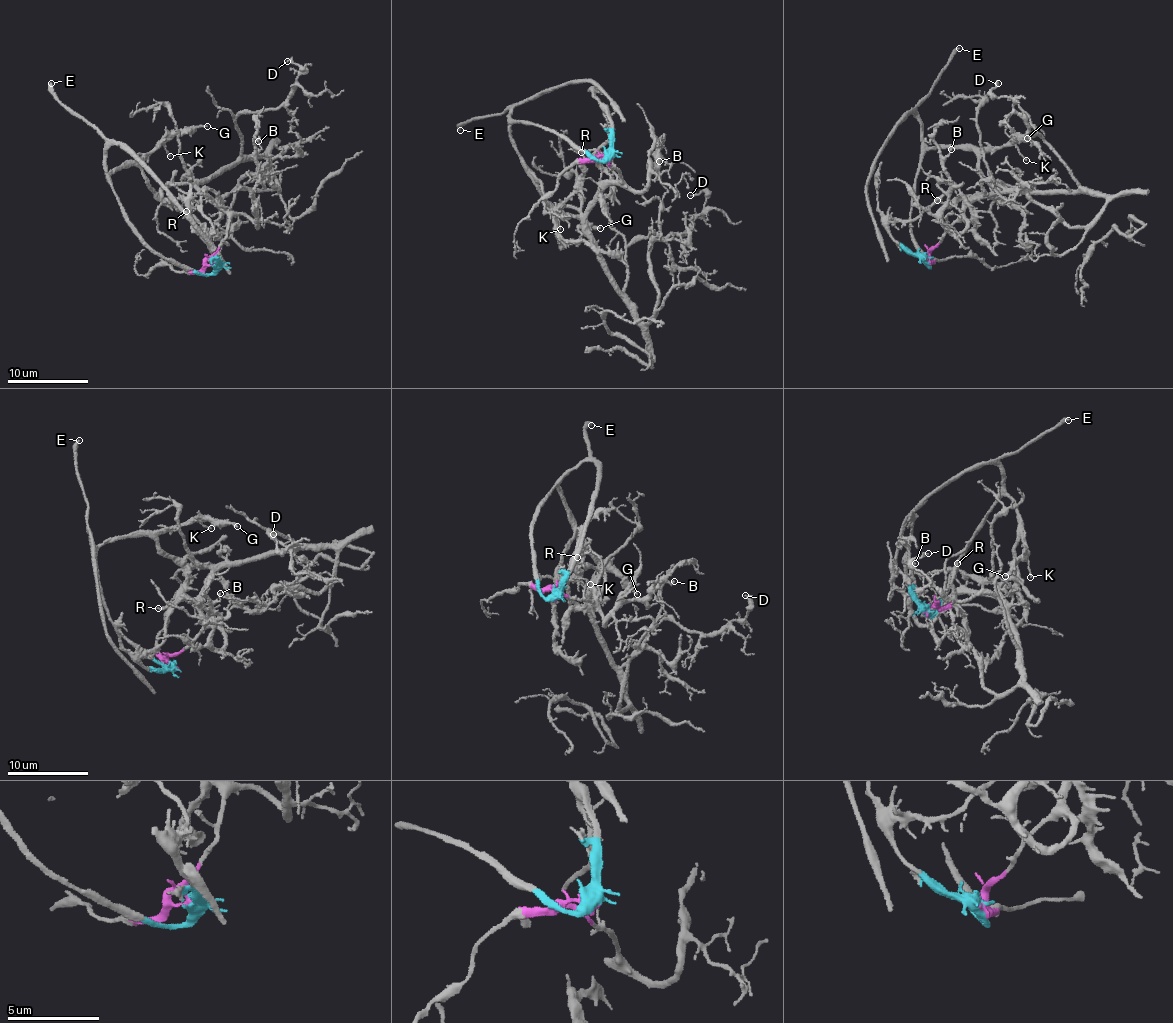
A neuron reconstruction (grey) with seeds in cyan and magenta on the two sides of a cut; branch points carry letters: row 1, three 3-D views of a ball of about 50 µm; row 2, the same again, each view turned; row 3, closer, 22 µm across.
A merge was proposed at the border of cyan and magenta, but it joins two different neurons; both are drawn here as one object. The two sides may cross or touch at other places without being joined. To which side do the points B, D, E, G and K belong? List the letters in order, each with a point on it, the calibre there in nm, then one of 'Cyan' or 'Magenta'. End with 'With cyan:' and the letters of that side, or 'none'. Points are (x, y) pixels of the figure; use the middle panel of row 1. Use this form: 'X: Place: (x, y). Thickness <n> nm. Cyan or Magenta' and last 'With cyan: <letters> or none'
B: Place: (659, 161). Thickness 100 nm. Magenta
D: Place: (690, 195). Thickness 160 nm. Magenta
E: Place: (460, 130). Thickness 320 nm. Cyan
G: Place: (600, 228). Thickness 200 nm. Cyan
K: Place: (560, 229). Thickness 100 nm. Cyan
With cyan: E, G, K

